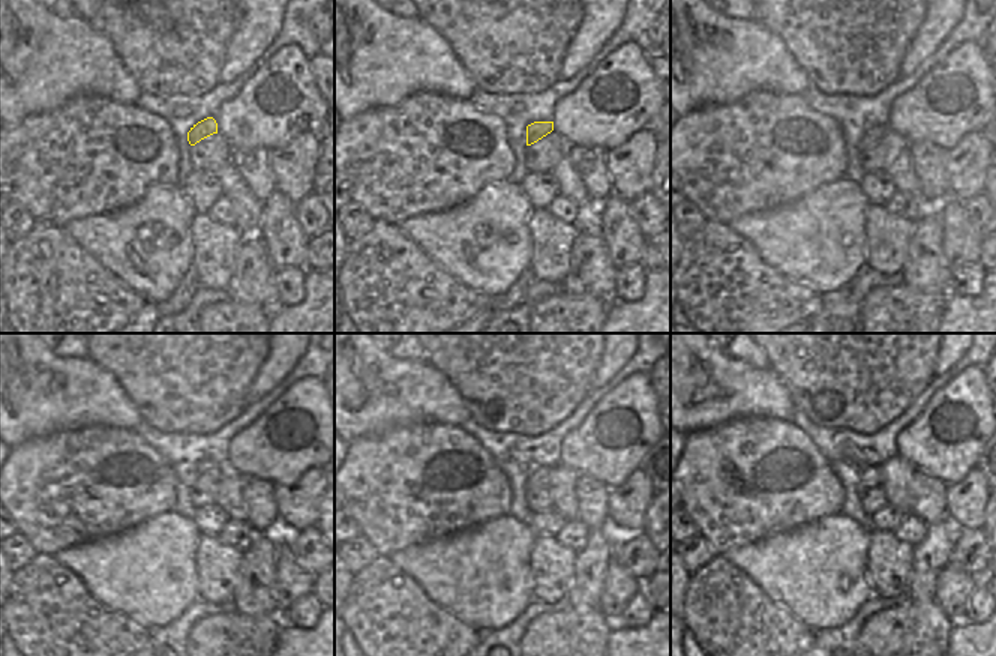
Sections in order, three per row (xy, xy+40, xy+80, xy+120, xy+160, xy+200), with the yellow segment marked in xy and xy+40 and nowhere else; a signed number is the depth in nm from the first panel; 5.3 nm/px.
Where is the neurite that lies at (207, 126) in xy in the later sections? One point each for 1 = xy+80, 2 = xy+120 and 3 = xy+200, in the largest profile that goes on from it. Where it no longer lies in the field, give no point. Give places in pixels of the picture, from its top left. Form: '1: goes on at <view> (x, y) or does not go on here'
1: goes on at xy+80 (879, 131)
2: goes on at xy+120 (209, 473)
3: goes on at xy+200 (870, 478)

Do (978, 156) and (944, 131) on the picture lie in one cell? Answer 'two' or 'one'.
two

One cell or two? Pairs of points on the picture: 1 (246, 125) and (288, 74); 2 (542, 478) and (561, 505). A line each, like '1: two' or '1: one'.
1: one
2: two

